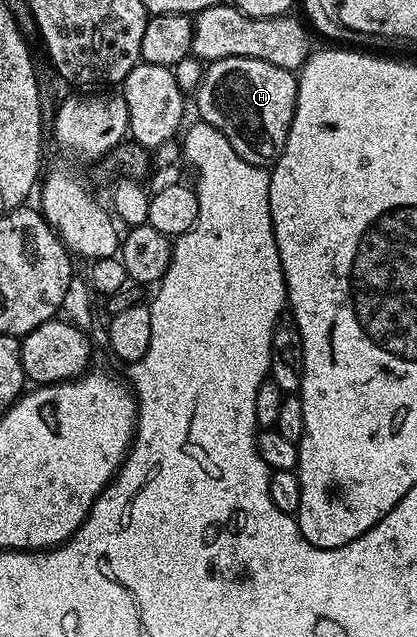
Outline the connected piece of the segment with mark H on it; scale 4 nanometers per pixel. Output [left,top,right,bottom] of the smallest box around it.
[197,57,297,168]

